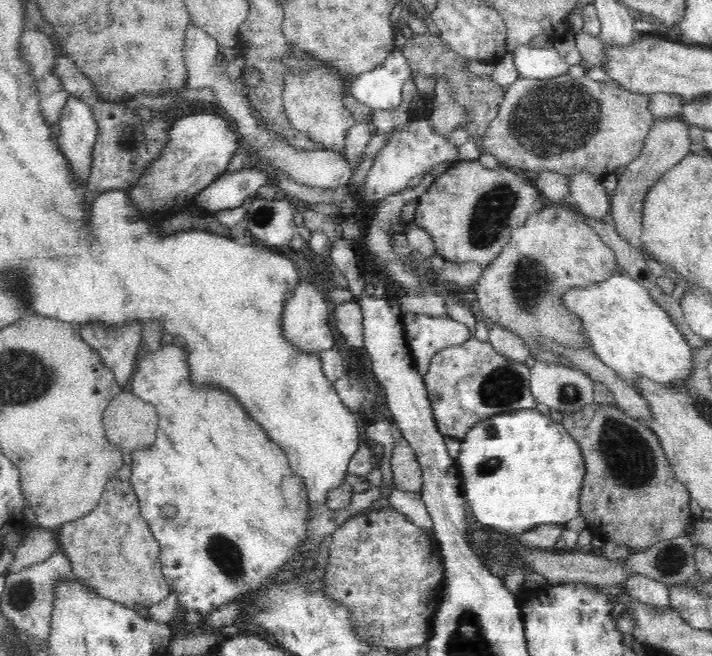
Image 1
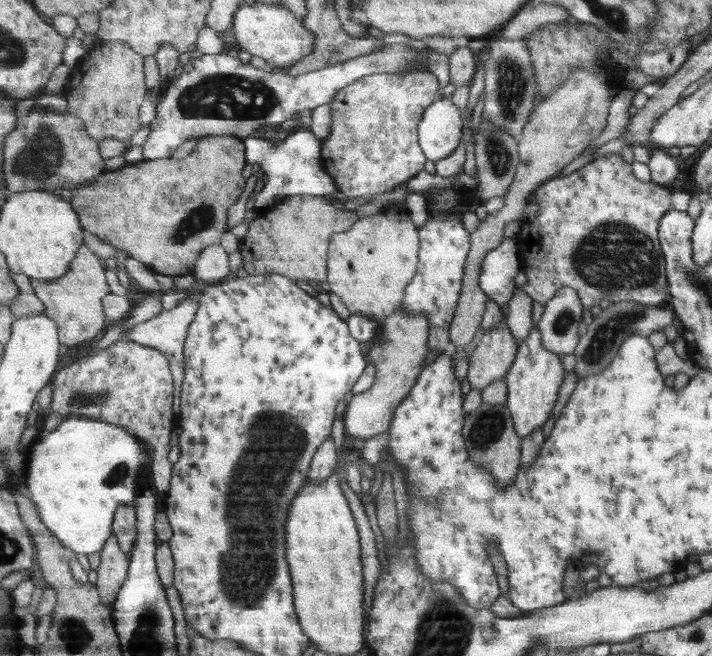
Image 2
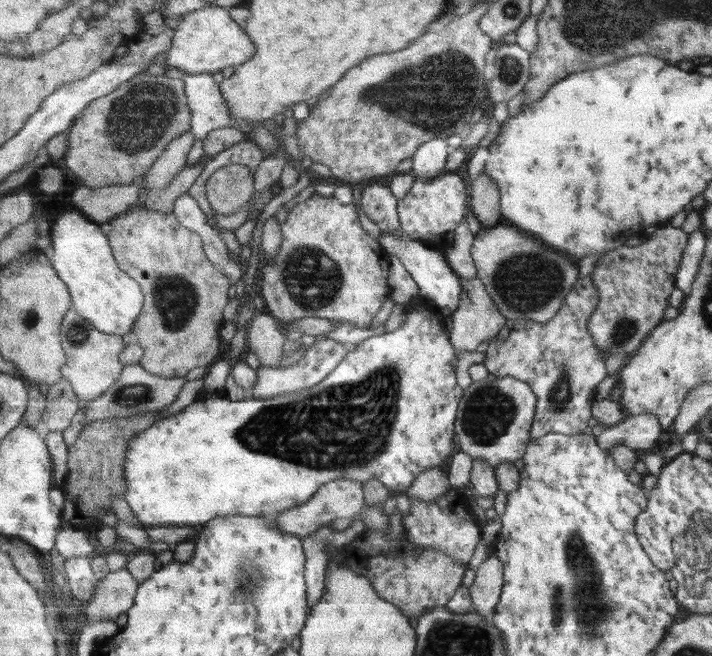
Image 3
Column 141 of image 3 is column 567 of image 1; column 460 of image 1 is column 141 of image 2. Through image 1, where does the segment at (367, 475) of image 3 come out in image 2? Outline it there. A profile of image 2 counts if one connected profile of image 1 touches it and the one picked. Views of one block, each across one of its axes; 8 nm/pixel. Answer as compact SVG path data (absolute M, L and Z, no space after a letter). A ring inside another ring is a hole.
M71 417L65 419L55 430L43 433L40 440L28 450L28 470L25 484L31 491L31 496L37 502L42 521L45 526L64 542L64 545L76 553L95 554L101 552L114 535L112 526L115 514L120 506L135 506L138 504L141 483L148 474L152 475L153 459L141 446L142 440L137 438L124 426L97 419Z

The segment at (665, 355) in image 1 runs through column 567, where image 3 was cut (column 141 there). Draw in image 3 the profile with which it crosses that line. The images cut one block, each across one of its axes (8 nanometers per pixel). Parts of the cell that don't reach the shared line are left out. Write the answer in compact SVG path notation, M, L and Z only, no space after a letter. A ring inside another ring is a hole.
M77 208L65 210L51 227L53 248L53 266L56 267L61 280L67 284L72 294L73 309L85 320L101 332L107 334L129 334L132 336L133 325L144 309L145 294L140 282L124 271L118 264L113 249L109 245L108 236L101 232L97 222L91 221L87 215Z

